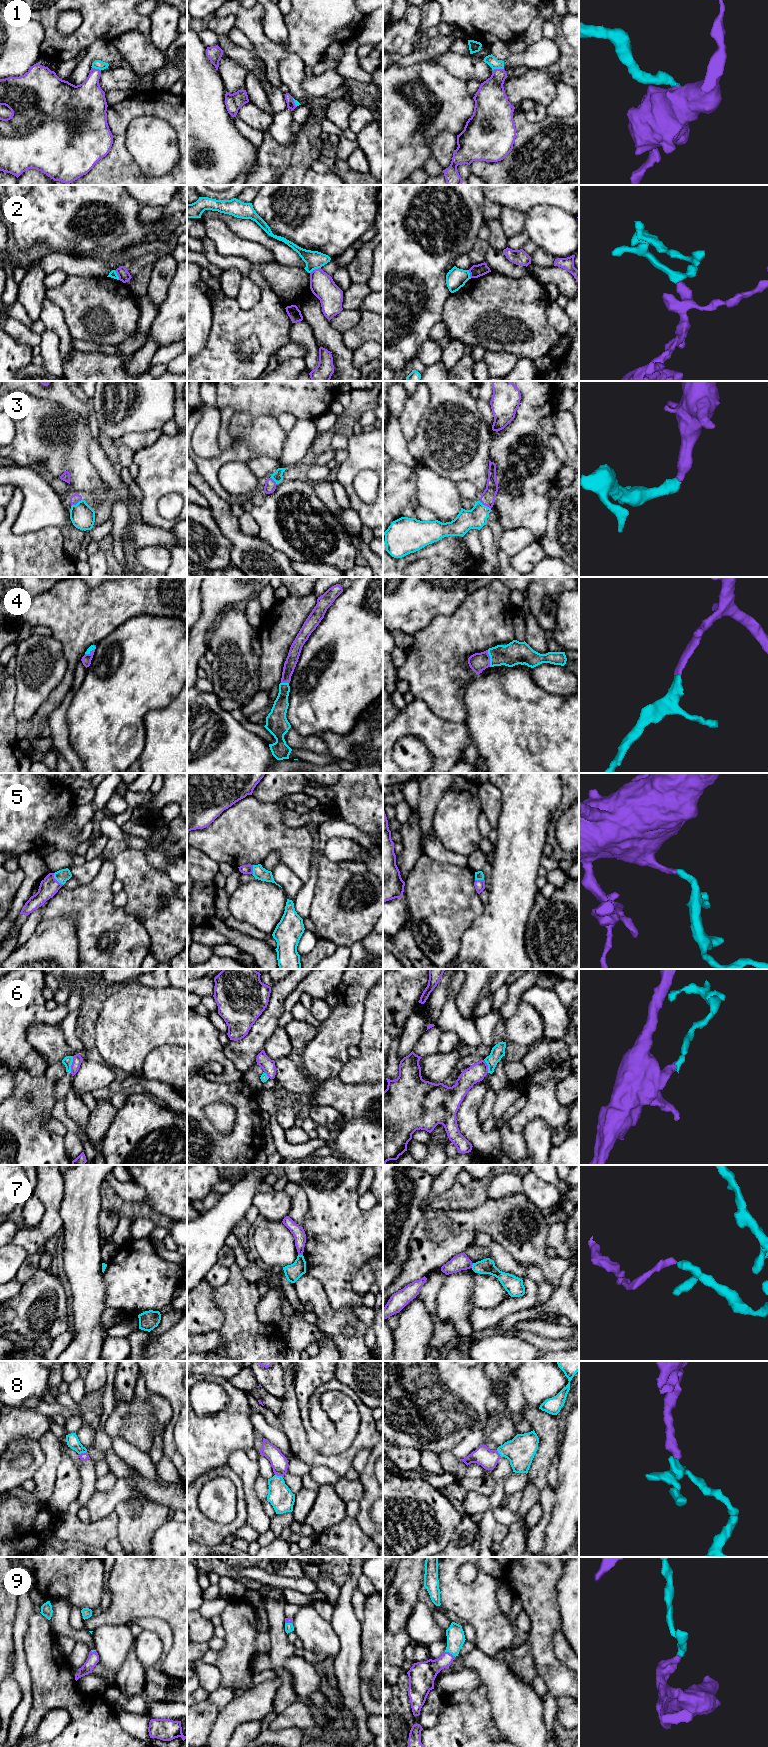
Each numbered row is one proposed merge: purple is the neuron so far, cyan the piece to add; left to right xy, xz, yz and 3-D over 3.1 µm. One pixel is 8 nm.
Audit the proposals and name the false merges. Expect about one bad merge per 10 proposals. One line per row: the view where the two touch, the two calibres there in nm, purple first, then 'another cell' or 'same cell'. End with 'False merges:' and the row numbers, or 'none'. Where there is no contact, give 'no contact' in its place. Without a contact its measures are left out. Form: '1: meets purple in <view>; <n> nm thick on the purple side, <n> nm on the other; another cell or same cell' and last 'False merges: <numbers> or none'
1: meets purple in yz; 260 nm thick on the purple side, 80 nm on the other; another cell
2: meets purple in xz; 190 nm thick on the purple side, 140 nm on the other; another cell
3: meets purple in yz; 120 nm thick on the purple side, 170 nm on the other; same cell
4: meets purple in yz; 150 nm thick on the purple side, 190 nm on the other; same cell
5: meets purple in xy; 150 nm thick on the purple side, 100 nm on the other; same cell
6: meets purple in xy; 80 nm thick on the purple side, 80 nm on the other; another cell
7: meets purple in xz; 100 nm thick on the purple side, 140 nm on the other; another cell
8: meets purple in xy; 60 nm thick on the purple side, 100 nm on the other; same cell
9: meets purple in yz; 180 nm thick on the purple side, 140 nm on the other; same cell
False merges: 1, 2, 6, 7

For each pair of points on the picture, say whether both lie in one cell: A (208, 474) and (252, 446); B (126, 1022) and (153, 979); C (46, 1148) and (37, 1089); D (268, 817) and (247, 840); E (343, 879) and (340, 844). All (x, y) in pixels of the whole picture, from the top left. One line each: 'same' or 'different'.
A: same
B: different
C: same
D: same
E: different

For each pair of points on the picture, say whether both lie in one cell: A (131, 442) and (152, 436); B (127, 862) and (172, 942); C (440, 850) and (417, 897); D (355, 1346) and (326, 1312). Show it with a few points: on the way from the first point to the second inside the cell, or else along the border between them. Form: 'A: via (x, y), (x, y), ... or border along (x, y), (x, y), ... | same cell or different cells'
A: via (136, 441), (147, 439) | same cell
B: via (142, 882), (149, 891), (153, 911), (164, 922) | same cell
C: border along (423, 853), (436, 861), (458, 866) | different cells
D: via (345, 1342), (333, 1330), (330, 1322) | same cell

